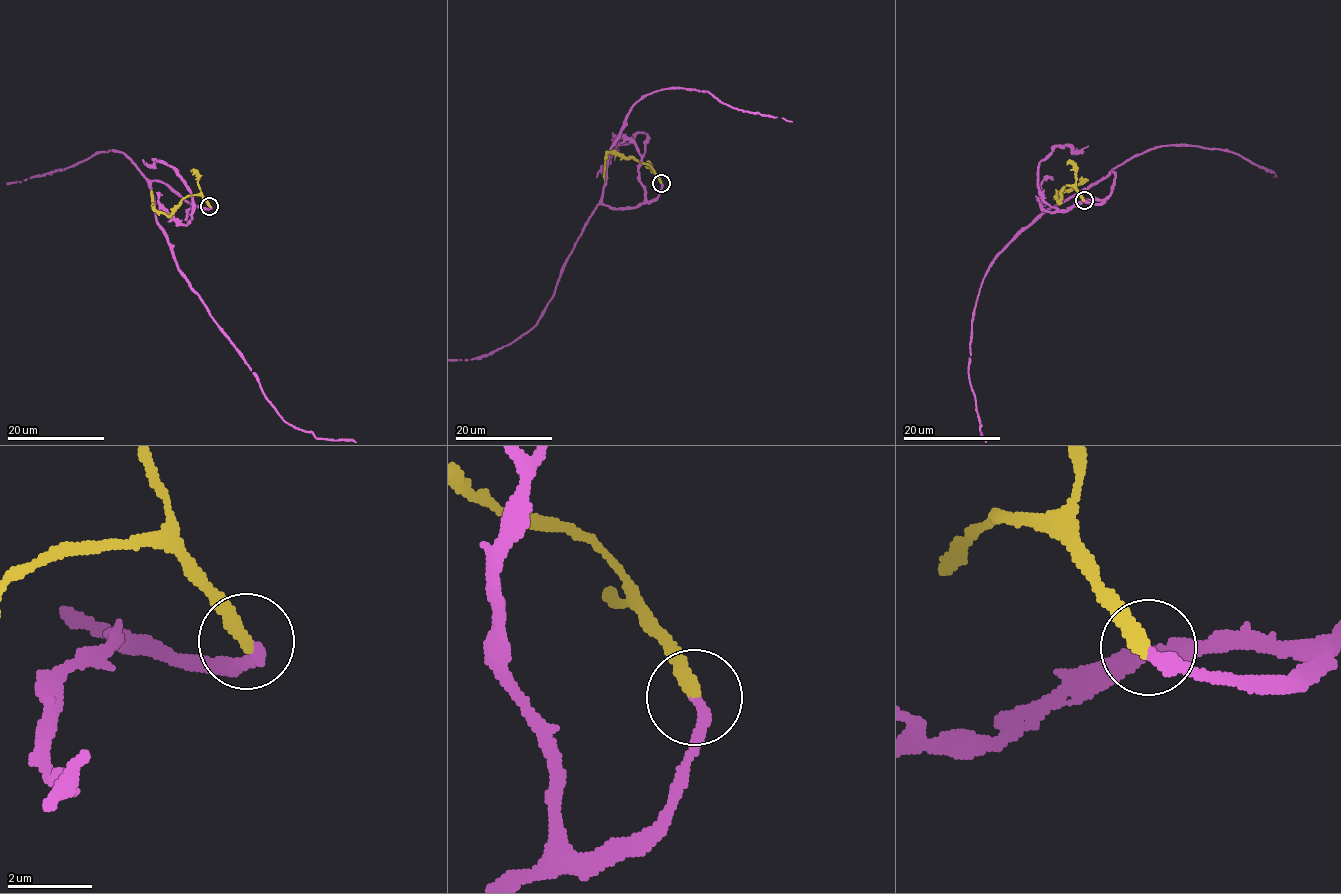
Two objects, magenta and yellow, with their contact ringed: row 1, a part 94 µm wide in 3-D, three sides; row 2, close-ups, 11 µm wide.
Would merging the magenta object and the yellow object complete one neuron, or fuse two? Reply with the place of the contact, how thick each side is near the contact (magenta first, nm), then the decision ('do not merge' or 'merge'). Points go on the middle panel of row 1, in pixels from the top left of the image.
at (661, 183); 300 nm thick on the magenta side, 360 nm on the other; merge

